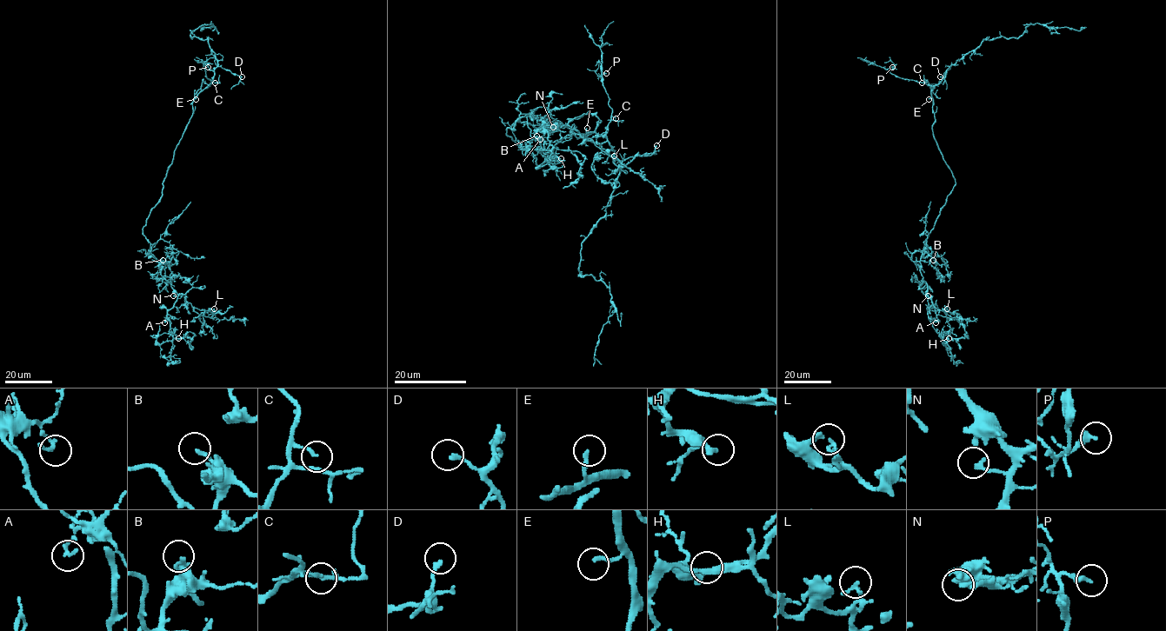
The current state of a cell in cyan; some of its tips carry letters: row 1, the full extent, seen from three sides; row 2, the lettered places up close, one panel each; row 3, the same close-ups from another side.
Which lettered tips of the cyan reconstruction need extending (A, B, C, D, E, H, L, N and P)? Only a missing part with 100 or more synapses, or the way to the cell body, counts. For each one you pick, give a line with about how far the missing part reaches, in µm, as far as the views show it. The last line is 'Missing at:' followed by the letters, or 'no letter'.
Missing at: no letter

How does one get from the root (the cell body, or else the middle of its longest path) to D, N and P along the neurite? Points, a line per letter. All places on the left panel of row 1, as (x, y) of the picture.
D: (174, 150), (191, 116), (193, 99), (210, 83), (214, 69), (221, 66), (242, 76)
N: (174, 150), (160, 201), (143, 228), (150, 255), (161, 268), (161, 275), (177, 295), (173, 295)
P: (174, 150), (191, 116), (193, 99), (212, 82), (206, 76), (204, 67), (208, 67)

